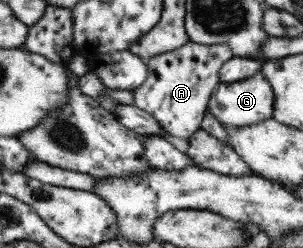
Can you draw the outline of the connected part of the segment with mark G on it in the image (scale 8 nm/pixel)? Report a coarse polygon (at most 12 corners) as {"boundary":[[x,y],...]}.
{"boundary":[[261,71],[220,83],[208,110],[226,128],[272,119],[274,92]]}

